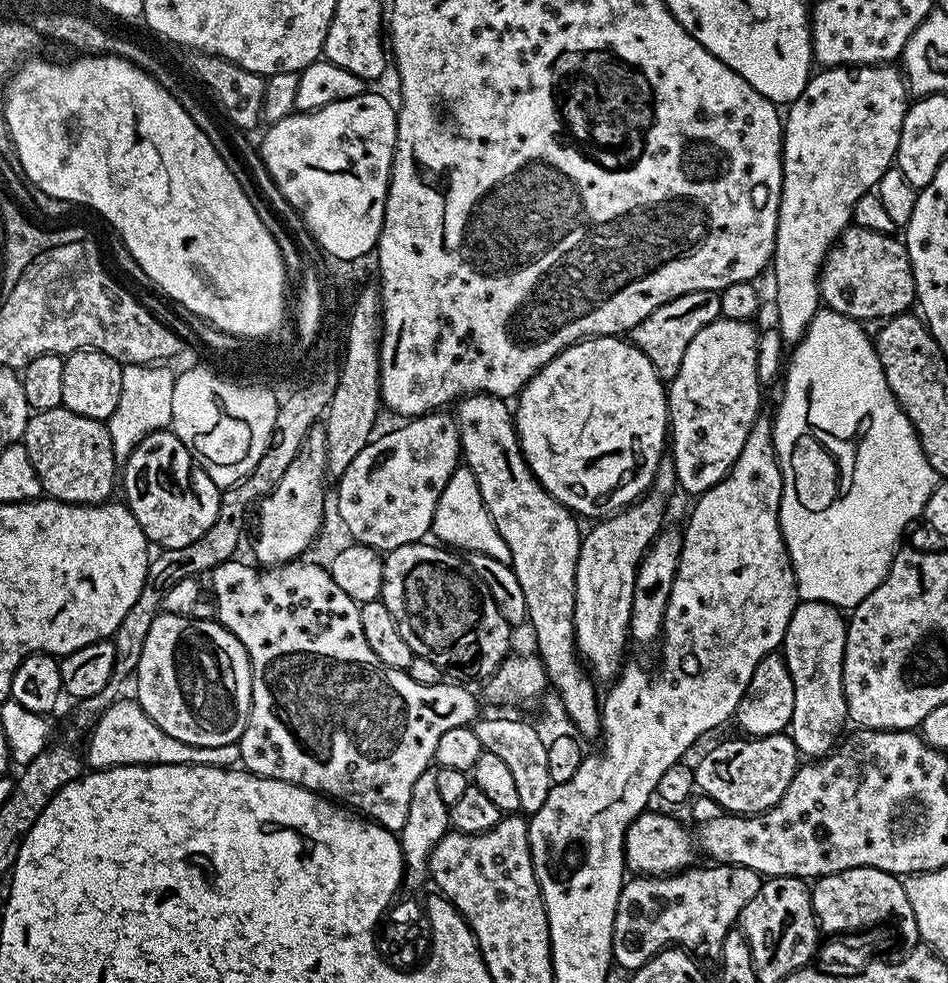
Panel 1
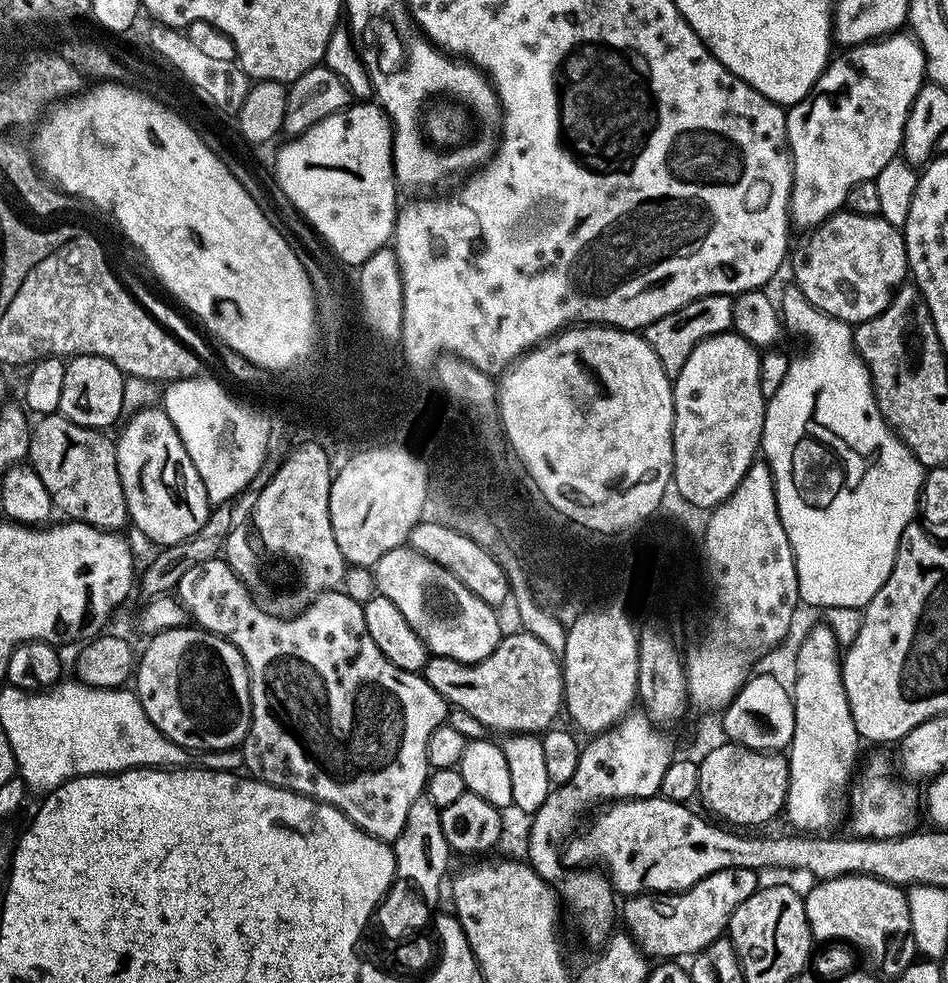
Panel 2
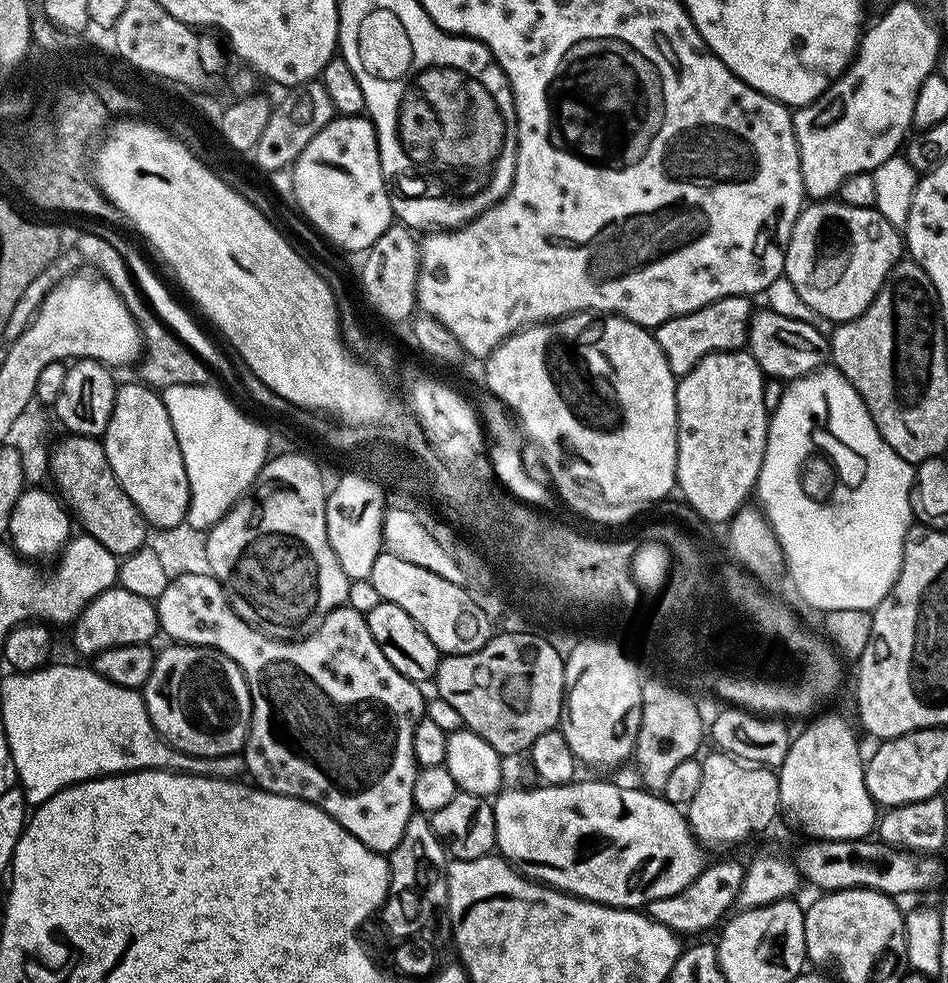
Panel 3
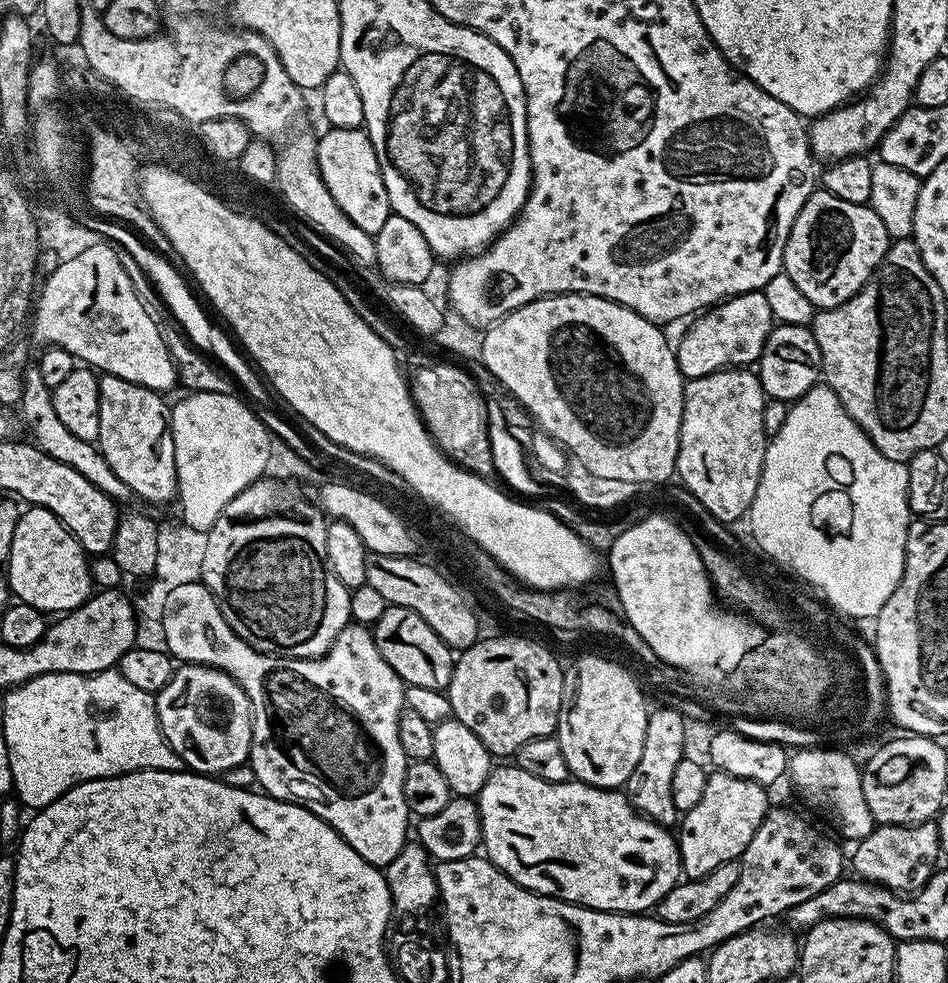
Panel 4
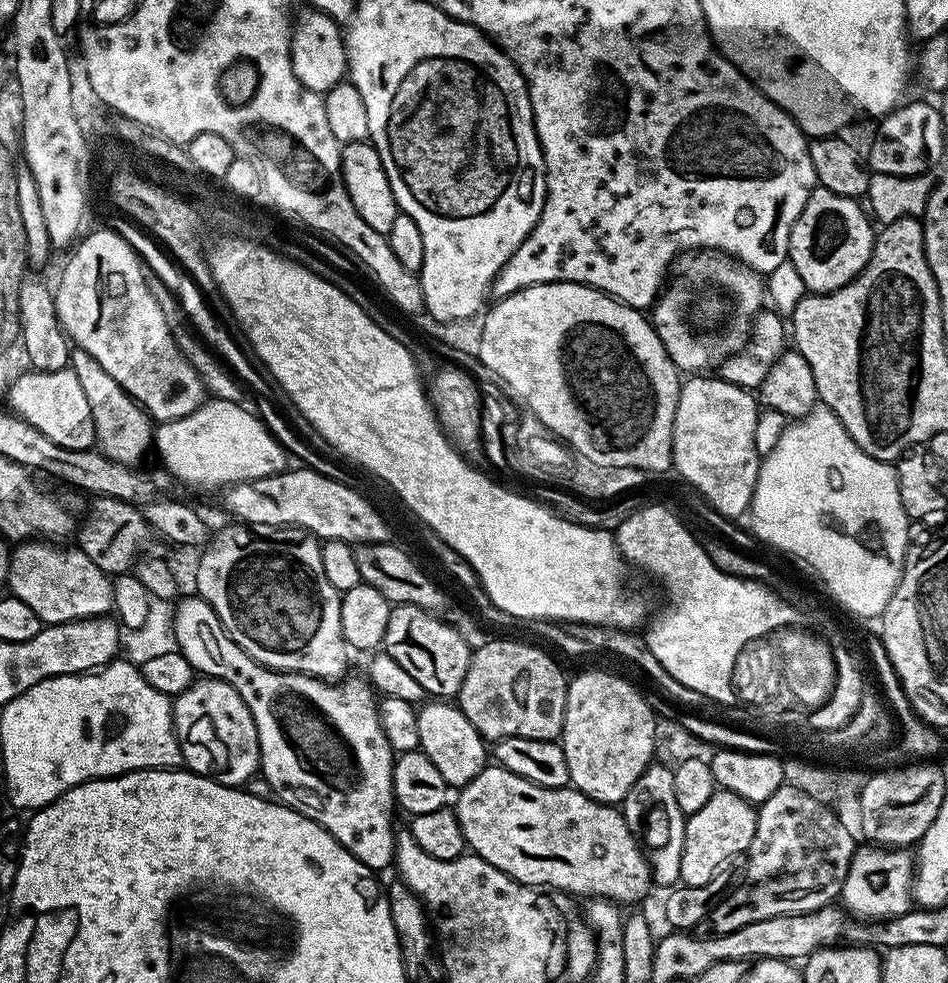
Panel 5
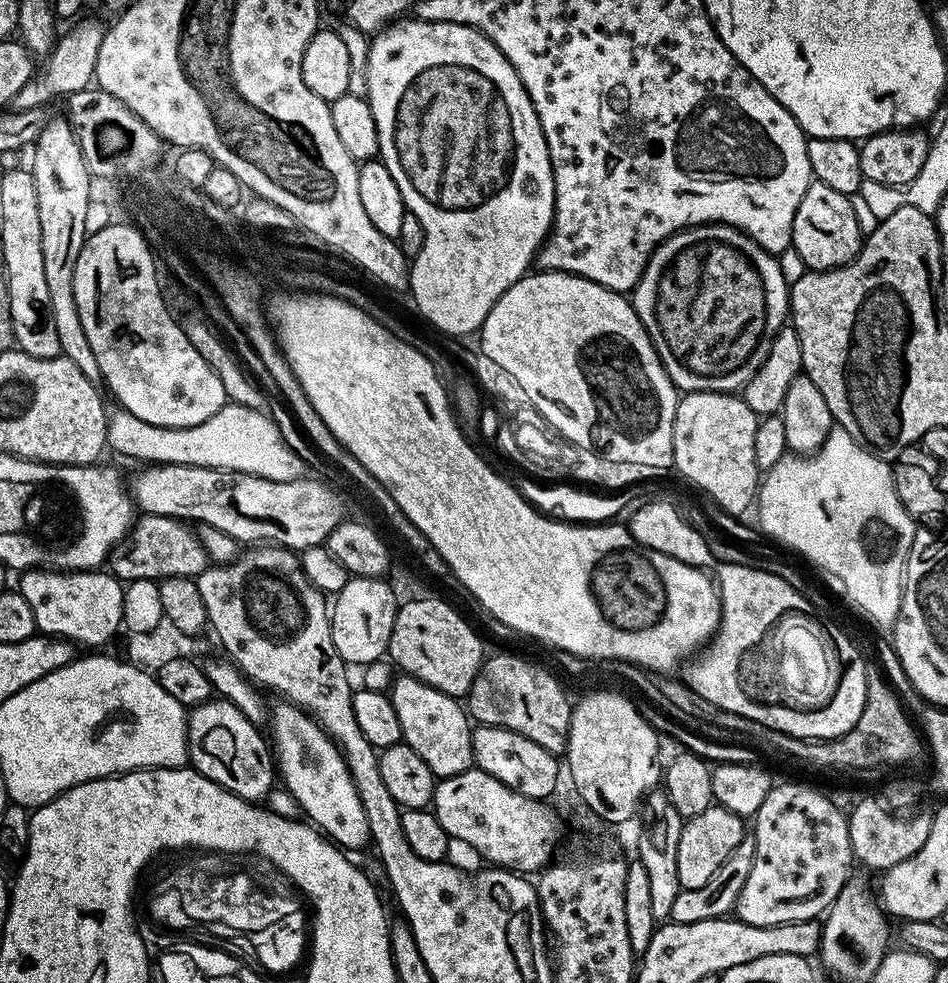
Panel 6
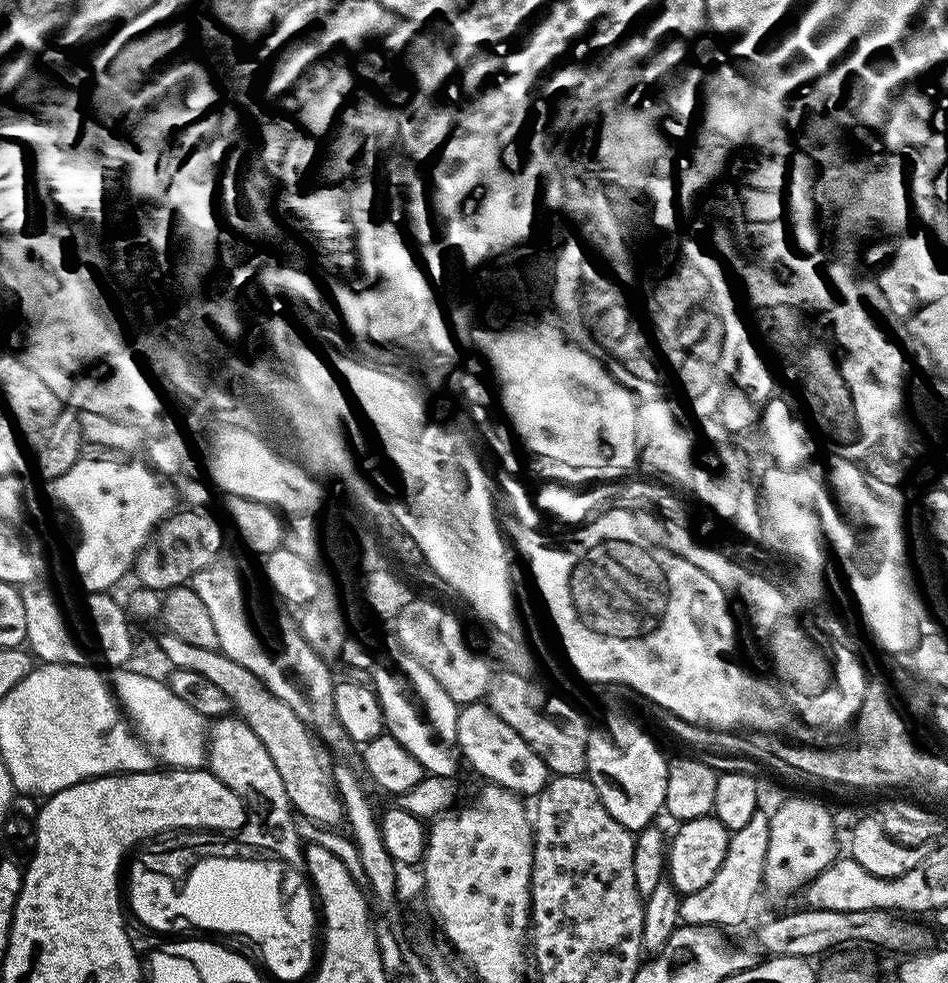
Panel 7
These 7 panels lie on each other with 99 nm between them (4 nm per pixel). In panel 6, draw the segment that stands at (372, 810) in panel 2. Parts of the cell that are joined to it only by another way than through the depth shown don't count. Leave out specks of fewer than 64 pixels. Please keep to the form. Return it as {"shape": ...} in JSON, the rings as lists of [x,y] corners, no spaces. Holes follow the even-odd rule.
{"shape":[[[280,702],[276,709],[271,709],[270,724],[272,720],[272,736],[270,744],[274,749],[274,764],[278,769],[278,776],[282,779],[283,787],[288,789],[300,804],[301,813],[323,835],[331,838],[341,849],[360,848],[369,843],[368,823],[366,814],[362,810],[362,802],[358,798],[358,790],[354,790],[354,782],[350,778],[350,770],[346,766],[340,747],[328,737],[328,732],[313,716],[309,716],[303,708],[291,702]]]}

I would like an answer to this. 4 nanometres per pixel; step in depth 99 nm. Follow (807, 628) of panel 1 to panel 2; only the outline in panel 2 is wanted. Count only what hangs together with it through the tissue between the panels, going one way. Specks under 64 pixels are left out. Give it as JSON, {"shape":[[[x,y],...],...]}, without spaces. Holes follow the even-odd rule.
{"shape":[[[820,624],[812,628],[804,636],[800,649],[796,652],[796,685],[790,688],[794,702],[794,738],[786,749],[788,758],[788,799],[785,805],[785,817],[800,832],[814,834],[825,831],[834,820],[836,812],[845,811],[846,789],[858,768],[856,755],[860,752],[862,741],[854,726],[854,718],[850,714],[850,702],[844,689],[842,671],[842,648],[836,645],[836,636]]]}

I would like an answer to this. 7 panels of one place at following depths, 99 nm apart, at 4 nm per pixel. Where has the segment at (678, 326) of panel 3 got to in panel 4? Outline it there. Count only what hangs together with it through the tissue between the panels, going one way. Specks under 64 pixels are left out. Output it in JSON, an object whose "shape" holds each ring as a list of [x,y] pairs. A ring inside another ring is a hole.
{"shape":[[[762,290],[729,296],[727,300],[721,300],[719,304],[699,313],[689,323],[693,324],[681,334],[680,341],[675,341],[678,370],[685,381],[690,381],[729,368],[755,365],[775,322],[776,317]]]}

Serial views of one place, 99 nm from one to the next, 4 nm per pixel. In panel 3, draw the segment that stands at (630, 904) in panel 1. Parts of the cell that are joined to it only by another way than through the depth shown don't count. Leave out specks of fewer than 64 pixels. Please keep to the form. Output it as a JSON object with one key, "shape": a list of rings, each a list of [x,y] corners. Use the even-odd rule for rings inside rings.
{"shape":[[[724,860],[721,864],[709,863],[704,871],[698,874],[698,878],[694,878],[694,882],[690,882],[690,886],[686,886],[678,894],[670,898],[658,898],[647,904],[647,915],[677,934],[704,932],[712,927],[715,929],[736,903],[744,885],[744,869],[745,865],[736,860]]]}

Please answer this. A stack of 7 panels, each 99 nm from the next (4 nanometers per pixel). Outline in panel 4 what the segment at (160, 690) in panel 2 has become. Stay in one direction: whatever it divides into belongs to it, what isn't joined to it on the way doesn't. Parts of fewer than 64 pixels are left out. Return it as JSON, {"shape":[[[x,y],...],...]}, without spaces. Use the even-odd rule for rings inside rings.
{"shape":[[[181,663],[179,667],[173,671],[170,682],[166,682],[166,686],[162,686],[162,690],[155,693],[155,698],[156,713],[158,714],[158,722],[160,723],[162,734],[166,738],[168,745],[172,747],[172,751],[177,752],[183,758],[185,765],[187,765],[191,771],[216,778],[221,774],[228,772],[231,768],[237,768],[240,764],[249,763],[252,755],[252,707],[248,701],[248,695],[241,690],[238,686],[238,682],[234,678],[230,678],[222,670],[218,670],[217,668],[208,668],[204,664]]]}

